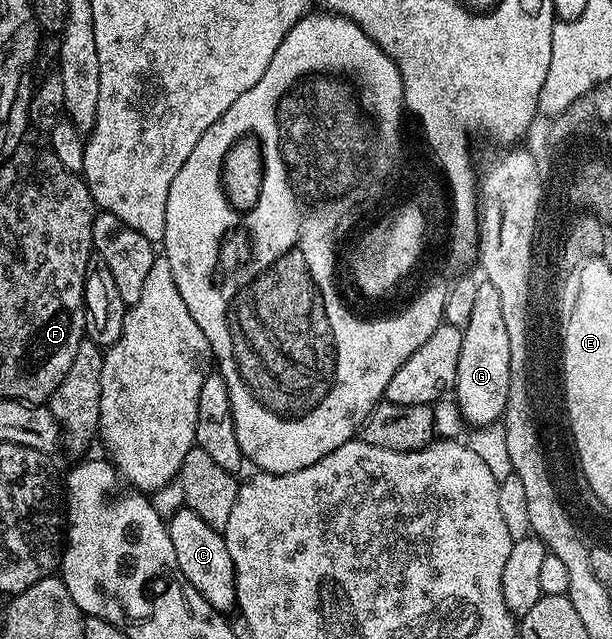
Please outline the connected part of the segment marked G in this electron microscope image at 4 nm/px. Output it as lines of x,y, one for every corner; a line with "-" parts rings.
481,281
474,299
474,313
470,324
463,326
462,352
458,352
458,372
454,395
460,405
460,414
469,422
469,427
489,426
504,417
506,400
510,392
510,371
506,368
508,345
506,323
502,317
502,303
494,284

